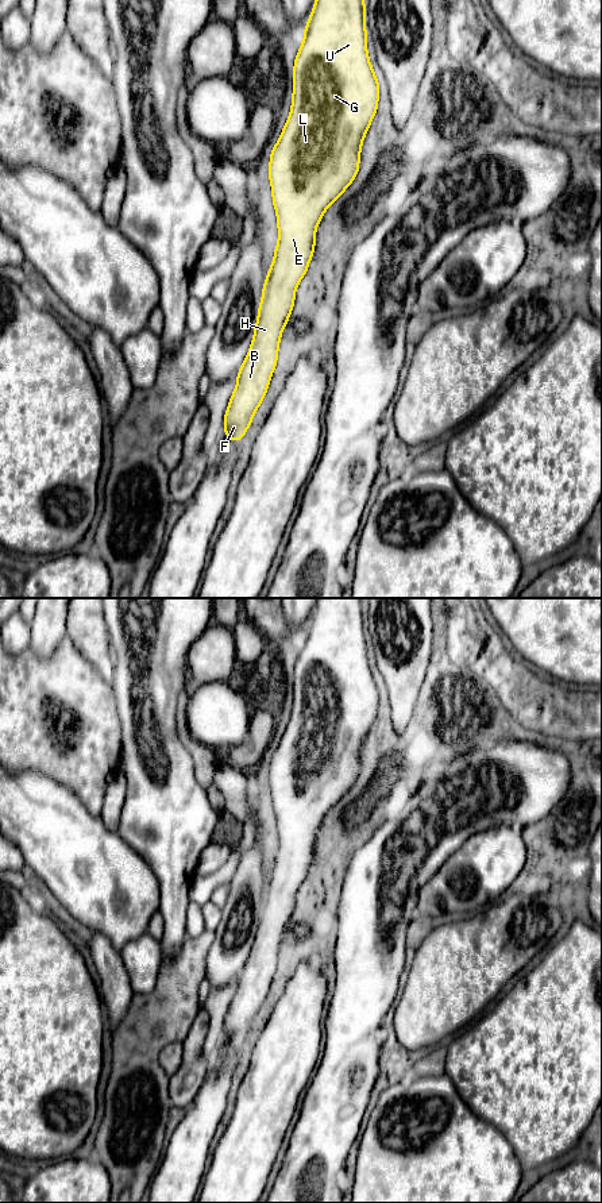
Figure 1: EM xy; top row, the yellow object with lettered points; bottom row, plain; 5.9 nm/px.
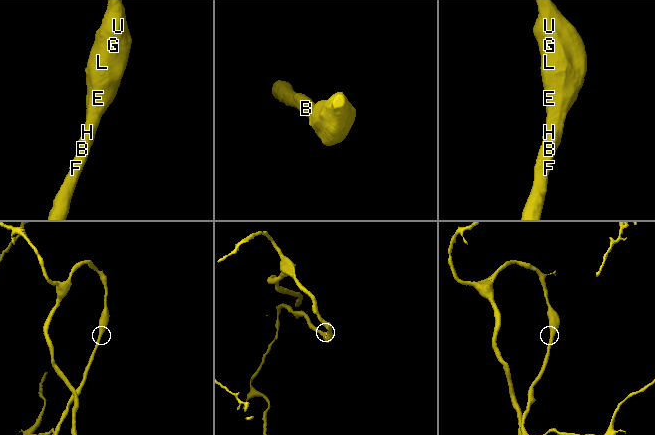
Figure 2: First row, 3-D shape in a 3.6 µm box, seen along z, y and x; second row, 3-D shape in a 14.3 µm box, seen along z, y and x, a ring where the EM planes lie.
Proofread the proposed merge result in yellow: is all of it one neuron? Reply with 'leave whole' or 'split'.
leave whole

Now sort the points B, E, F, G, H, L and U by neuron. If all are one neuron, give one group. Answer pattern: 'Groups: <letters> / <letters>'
Groups: B E F G H L U

